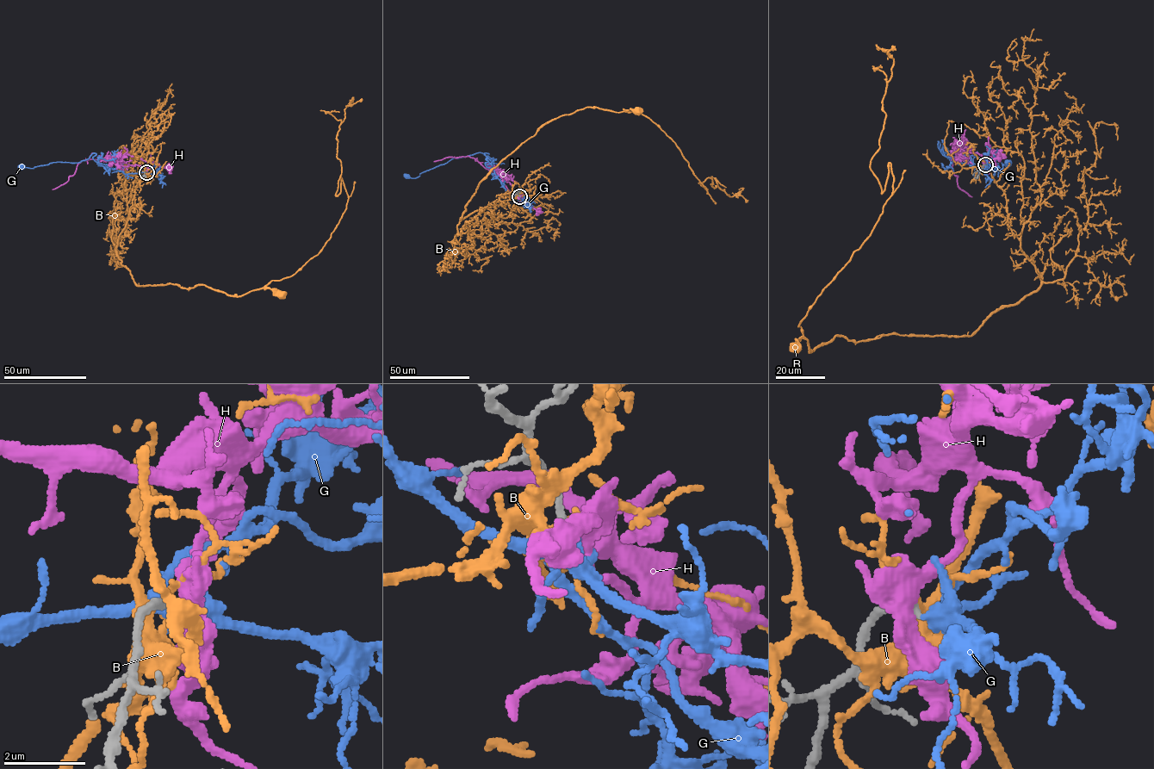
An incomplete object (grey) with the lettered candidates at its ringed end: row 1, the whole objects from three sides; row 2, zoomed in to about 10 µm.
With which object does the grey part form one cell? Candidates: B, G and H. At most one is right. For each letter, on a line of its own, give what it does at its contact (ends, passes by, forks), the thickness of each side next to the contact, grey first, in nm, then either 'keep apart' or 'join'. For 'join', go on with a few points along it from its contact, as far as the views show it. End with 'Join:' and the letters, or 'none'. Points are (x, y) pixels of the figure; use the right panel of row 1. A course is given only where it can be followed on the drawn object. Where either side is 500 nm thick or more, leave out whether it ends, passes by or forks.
B: it forks there; 200 nm thick on the grey side, 200 nm on the other; keep apart
G: it forks there; 170 nm thick on the grey side, 340 nm on the other; join; it runs (986, 165), (977, 170), (948, 158), (943, 155), (938, 141), (940, 151), (950, 156), (970, 155), (1007, 164)
H: it forks there; 180 nm thick on the grey side, 400 nm on the other; keep apart
Join: G

